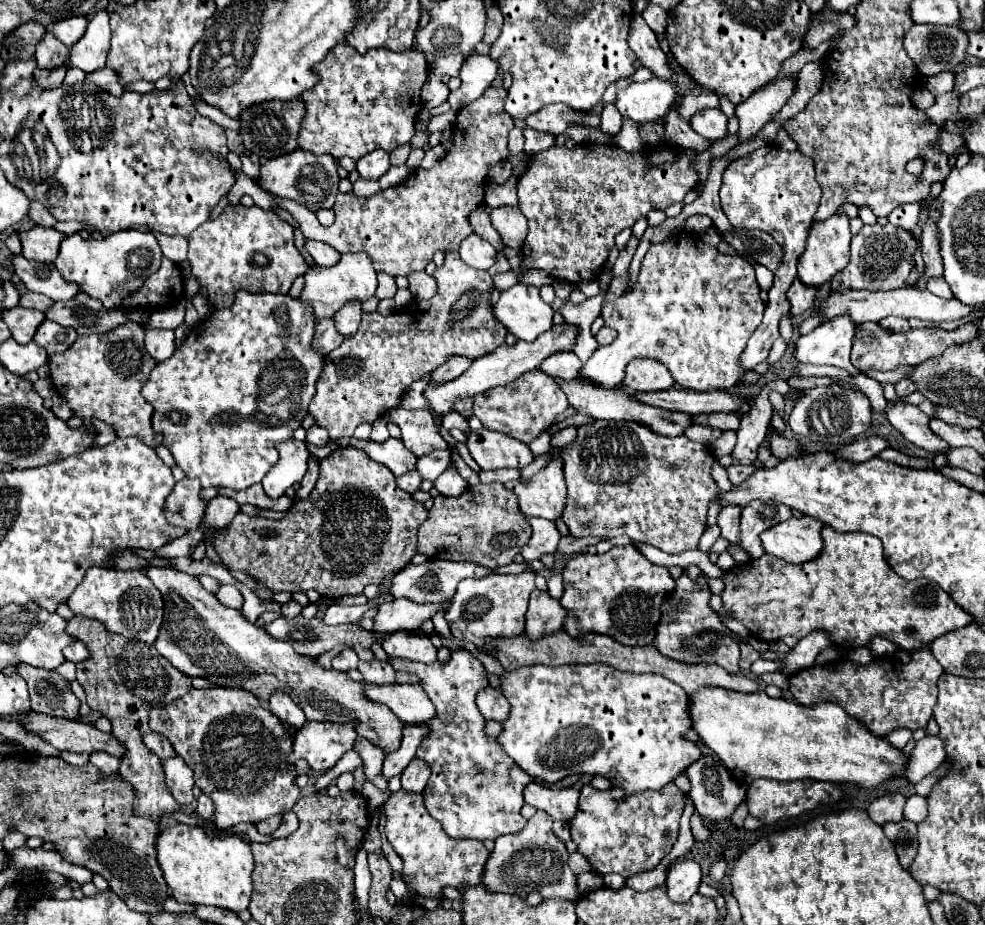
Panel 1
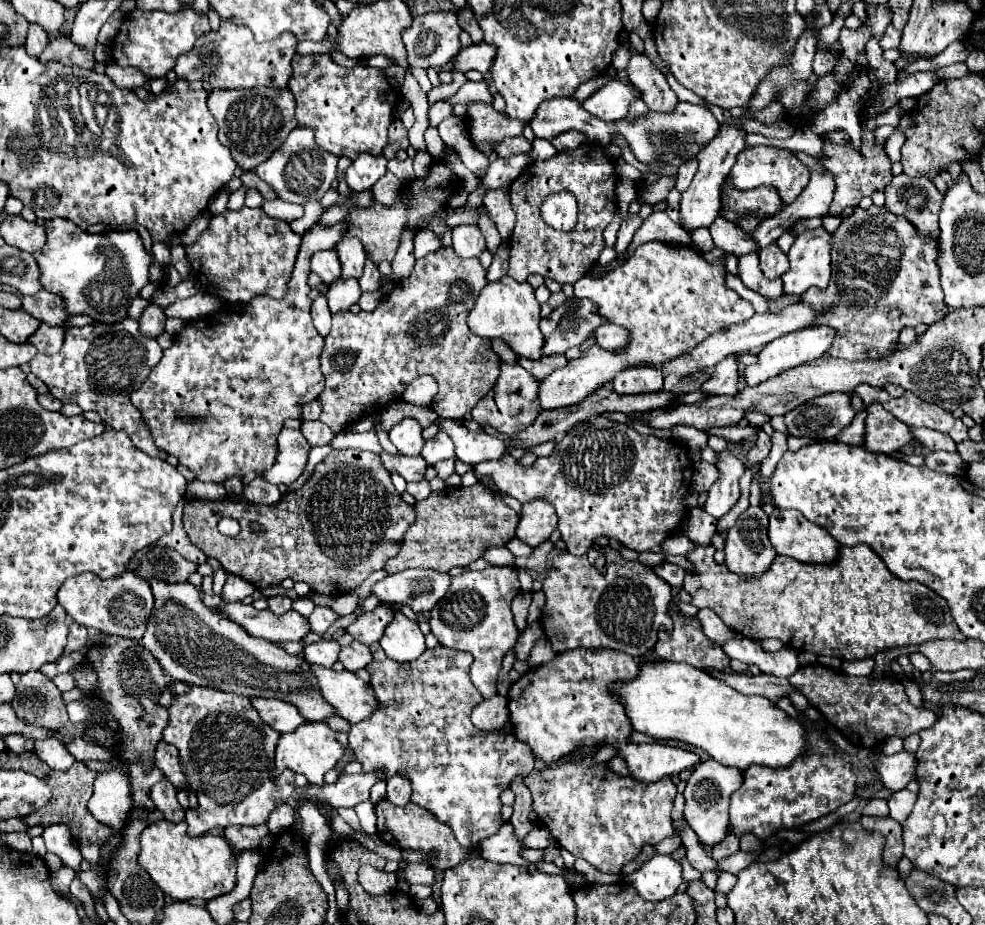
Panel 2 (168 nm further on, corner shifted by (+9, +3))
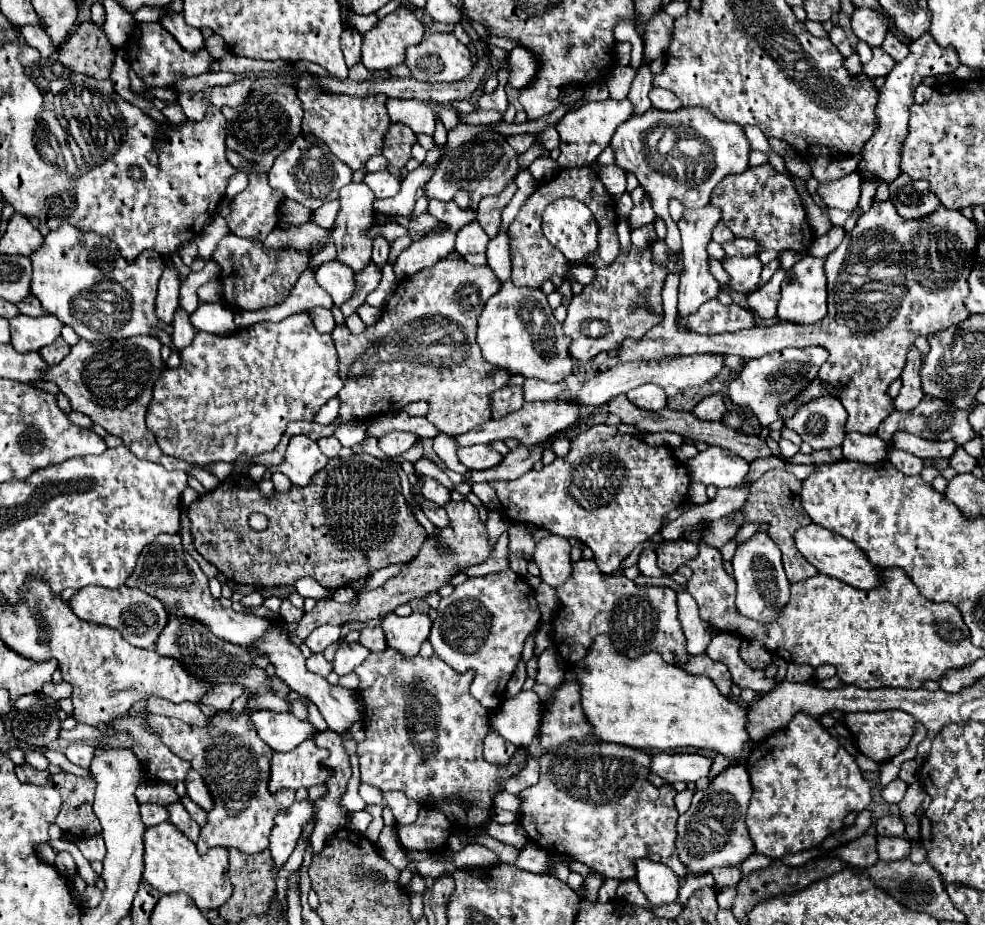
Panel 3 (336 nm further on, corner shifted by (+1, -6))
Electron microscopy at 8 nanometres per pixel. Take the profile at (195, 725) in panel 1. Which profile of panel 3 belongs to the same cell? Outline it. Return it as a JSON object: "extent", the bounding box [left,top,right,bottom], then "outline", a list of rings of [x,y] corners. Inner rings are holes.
{"extent":[147,711,283,855],"outline":[[[219,711],[213,717],[211,727],[203,731],[179,719],[161,715],[151,715],[147,723],[175,755],[191,761],[193,769],[205,777],[215,797],[215,807],[209,811],[207,827],[201,827],[201,835],[197,839],[199,855],[205,855],[213,847],[235,847],[247,855],[267,849],[269,835],[275,825],[273,819],[283,807],[267,791],[269,759],[273,751],[263,741],[259,741],[249,715],[241,713],[237,719],[233,719],[227,711]]]}

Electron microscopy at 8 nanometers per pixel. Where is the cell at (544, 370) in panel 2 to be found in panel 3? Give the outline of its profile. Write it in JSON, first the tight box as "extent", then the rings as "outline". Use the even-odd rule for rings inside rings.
{"extent":[523,379,567,401],"outline":[[[527,379],[523,383],[523,397],[525,401],[551,401],[563,397],[563,391],[567,389],[567,383],[545,383],[539,379]]]}

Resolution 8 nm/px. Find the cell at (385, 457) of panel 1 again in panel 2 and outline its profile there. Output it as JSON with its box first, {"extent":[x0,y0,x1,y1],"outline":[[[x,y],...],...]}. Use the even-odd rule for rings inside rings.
{"extent":[379,452,425,482],"outline":[[[381,452],[379,454],[383,466],[387,472],[397,472],[399,476],[403,476],[407,482],[417,482],[423,480],[425,474],[425,462],[421,456],[403,456],[403,454],[395,454],[391,456],[389,452]]]}

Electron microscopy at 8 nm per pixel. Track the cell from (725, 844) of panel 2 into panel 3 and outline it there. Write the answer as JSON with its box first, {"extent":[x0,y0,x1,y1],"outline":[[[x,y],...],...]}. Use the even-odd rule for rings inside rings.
{"extent":[711,867,741,889],"outline":[[[721,867],[721,869],[713,869],[711,875],[715,879],[717,889],[735,887],[739,883],[739,879],[741,879],[741,869],[739,867]]]}

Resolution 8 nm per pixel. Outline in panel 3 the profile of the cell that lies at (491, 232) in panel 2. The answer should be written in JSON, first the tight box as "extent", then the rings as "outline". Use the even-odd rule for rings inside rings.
{"extent":[477,183,517,237],"outline":[[[511,183],[509,187],[505,187],[501,191],[501,195],[495,197],[487,197],[479,203],[479,213],[477,213],[477,221],[481,223],[481,227],[487,231],[489,237],[495,237],[499,227],[501,227],[501,211],[507,207],[507,203],[513,199],[513,195],[517,193],[517,185]]]}

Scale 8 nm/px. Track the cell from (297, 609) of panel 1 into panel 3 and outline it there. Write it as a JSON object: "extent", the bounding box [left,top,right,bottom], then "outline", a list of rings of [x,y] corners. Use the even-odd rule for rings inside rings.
{"extent":[279,599,303,623],"outline":[[[283,599],[281,609],[279,609],[279,615],[281,615],[281,619],[287,621],[287,623],[299,623],[299,619],[303,617],[303,609],[297,609],[297,607],[293,607],[287,599]]]}

